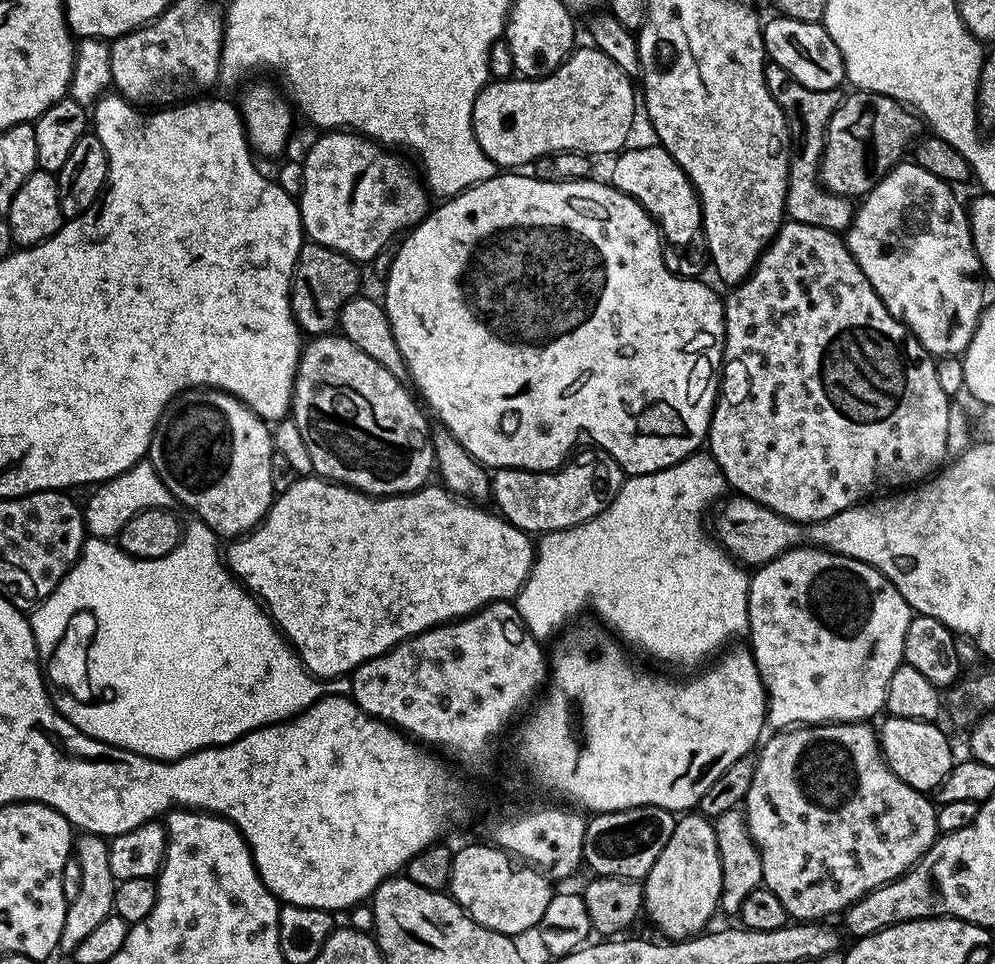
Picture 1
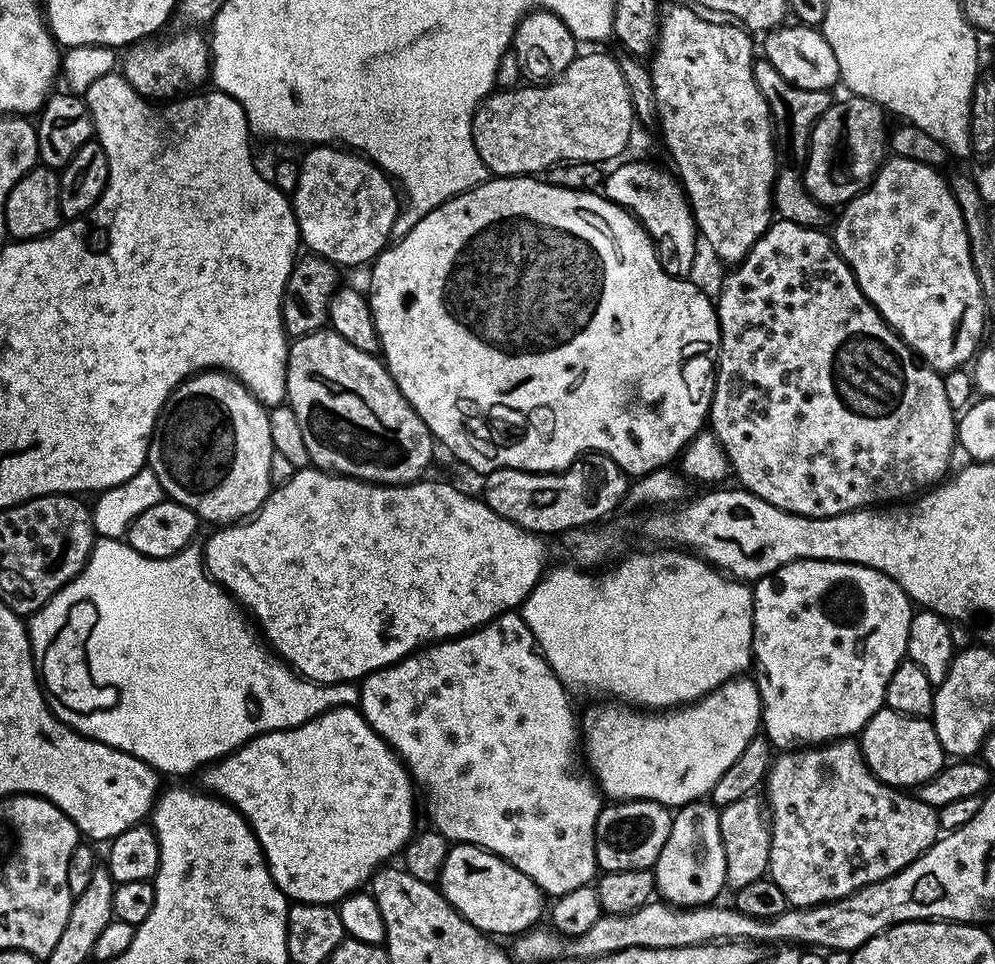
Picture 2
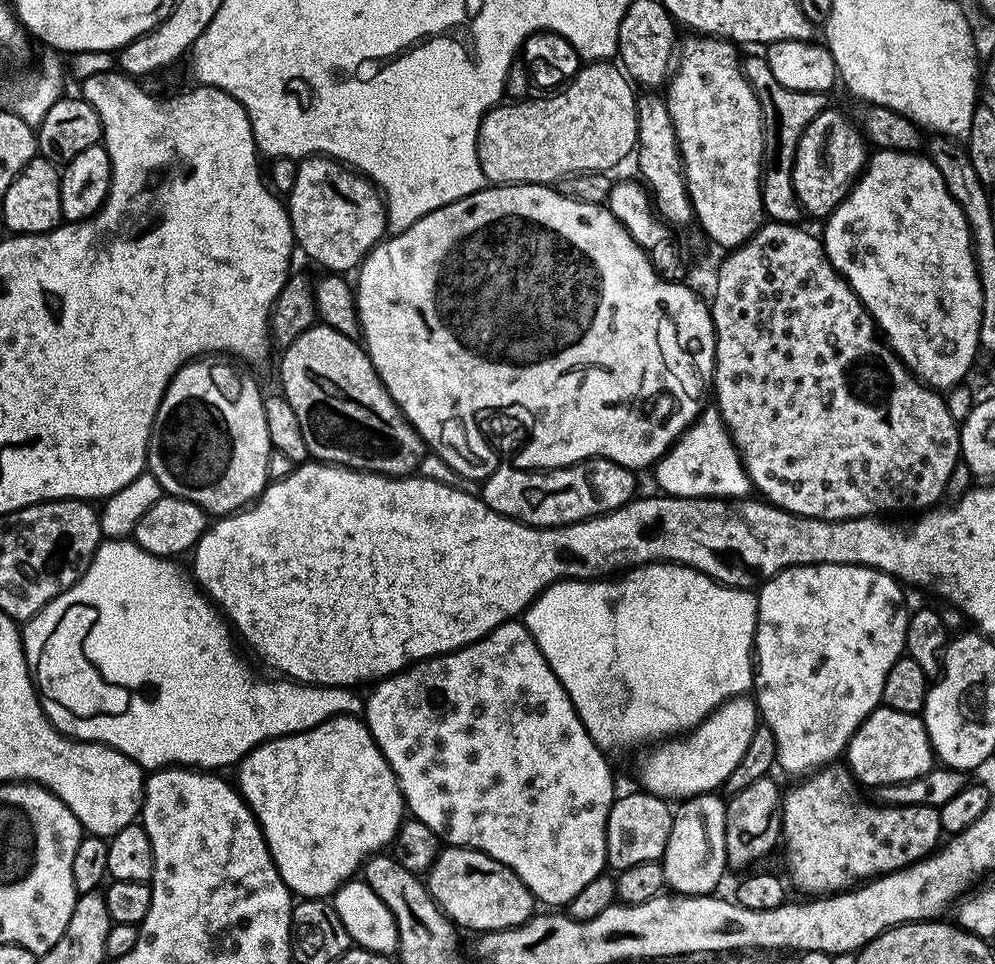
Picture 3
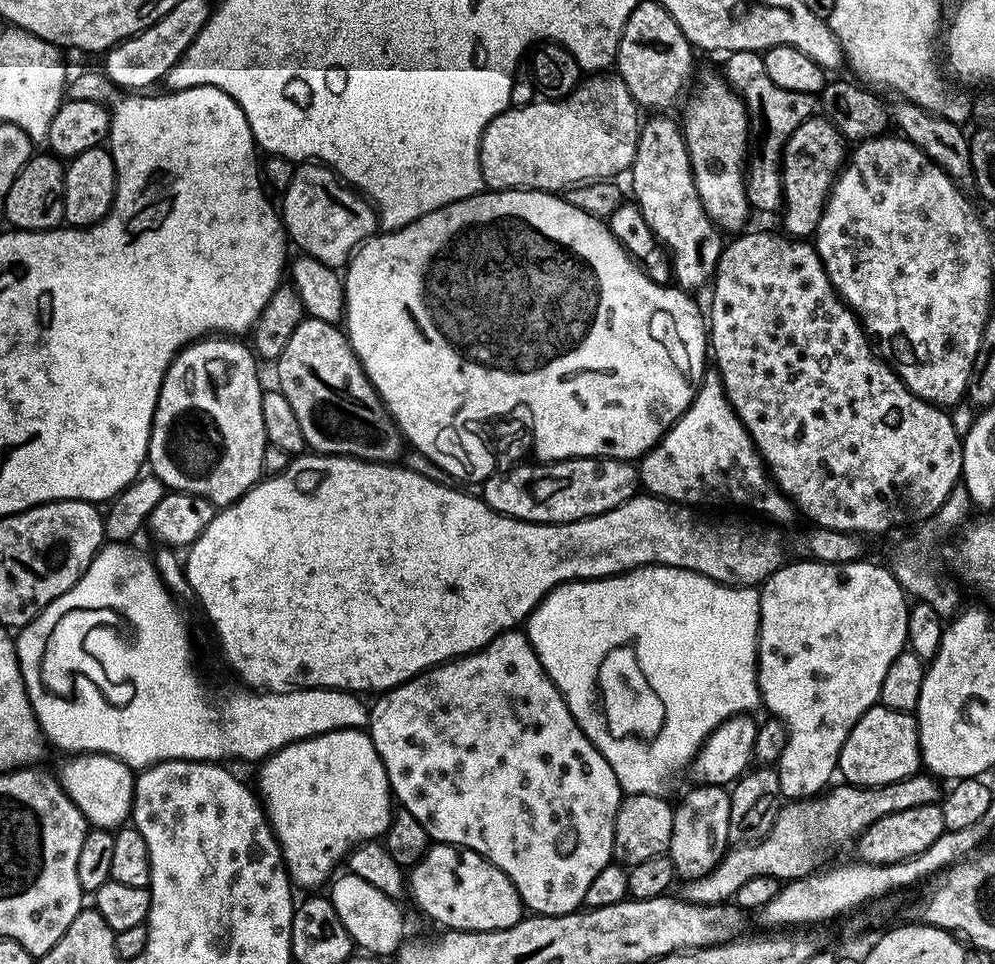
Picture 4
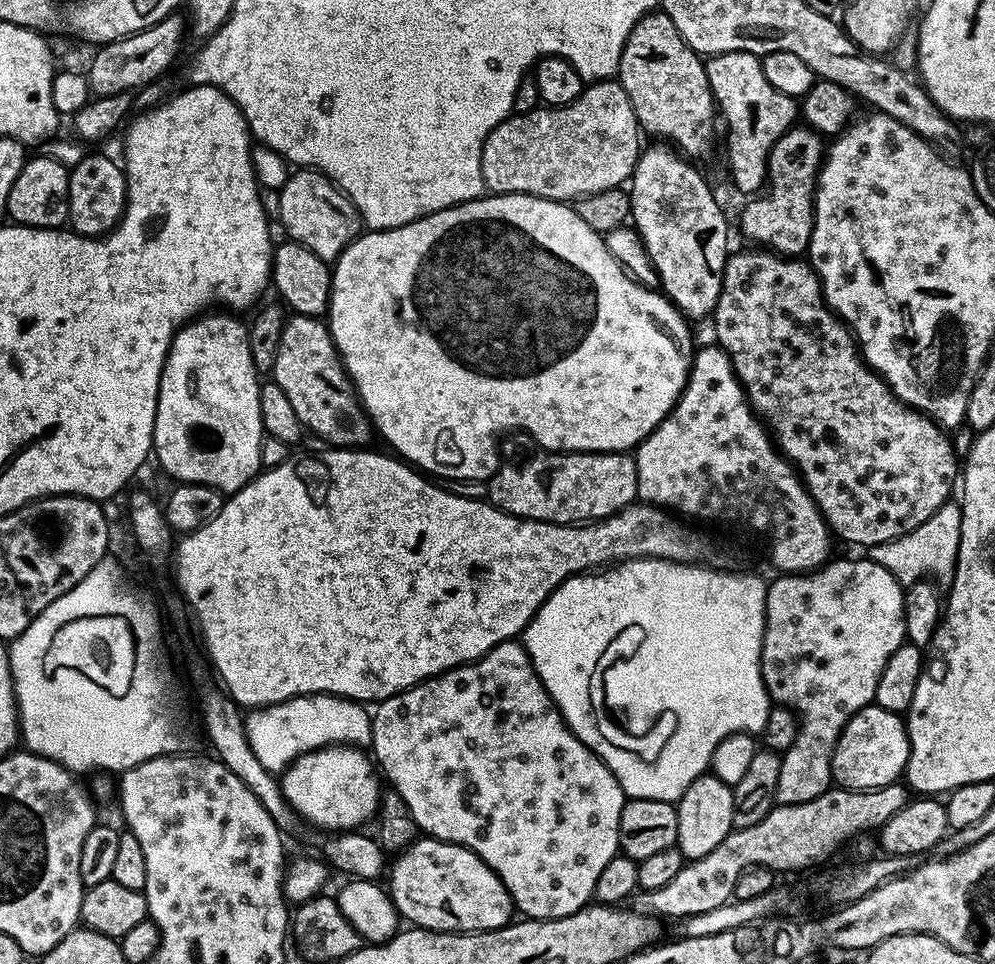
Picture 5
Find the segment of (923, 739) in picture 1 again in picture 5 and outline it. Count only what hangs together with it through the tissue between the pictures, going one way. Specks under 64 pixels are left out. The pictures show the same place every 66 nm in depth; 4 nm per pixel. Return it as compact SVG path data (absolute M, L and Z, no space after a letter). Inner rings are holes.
M875 702L867 704L846 722L832 755L832 779L839 787L866 792L869 788L885 788L905 775L910 758L908 725L899 712L882 710Z

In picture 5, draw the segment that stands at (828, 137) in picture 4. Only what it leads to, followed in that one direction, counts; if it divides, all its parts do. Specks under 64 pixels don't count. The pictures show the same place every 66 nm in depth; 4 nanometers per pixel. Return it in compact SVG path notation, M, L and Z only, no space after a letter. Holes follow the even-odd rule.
M793 126L788 129L786 134L782 134L782 138L778 138L778 142L774 142L768 155L766 191L751 197L745 203L748 205L740 212L741 234L746 239L753 240L756 243L753 245L764 250L771 250L781 256L796 258L807 253L816 213L816 177L820 175L820 167L824 165L825 155L825 141L820 133L813 132L807 126Z

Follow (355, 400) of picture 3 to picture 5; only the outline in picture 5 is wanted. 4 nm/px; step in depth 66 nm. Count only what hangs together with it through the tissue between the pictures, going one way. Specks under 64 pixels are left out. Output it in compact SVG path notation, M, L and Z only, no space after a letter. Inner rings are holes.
M293 315L285 319L278 358L270 373L271 379L290 398L294 411L309 433L321 436L328 446L364 448L374 440L374 429L364 411L348 371L340 360L340 352L323 319L315 316Z

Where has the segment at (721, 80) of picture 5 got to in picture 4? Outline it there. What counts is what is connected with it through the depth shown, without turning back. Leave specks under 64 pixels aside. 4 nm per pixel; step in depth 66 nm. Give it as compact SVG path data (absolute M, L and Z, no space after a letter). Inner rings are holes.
M742 50L729 52L724 64L723 79L744 102L748 112L750 136L754 143L746 156L744 169L744 185L749 209L760 212L779 213L784 206L784 187L780 173L780 159L784 153L786 142L802 122L813 116L818 108L818 100L811 92L798 90L782 90L782 86L774 86L770 82L770 74L766 74L764 57L761 53Z

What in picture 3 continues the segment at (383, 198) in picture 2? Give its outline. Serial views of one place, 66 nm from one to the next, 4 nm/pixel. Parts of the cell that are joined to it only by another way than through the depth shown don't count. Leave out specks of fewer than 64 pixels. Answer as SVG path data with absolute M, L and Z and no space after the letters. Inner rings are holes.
M309 156L297 163L294 190L286 193L286 207L295 247L332 274L359 269L364 257L386 236L388 213L379 188L327 156Z

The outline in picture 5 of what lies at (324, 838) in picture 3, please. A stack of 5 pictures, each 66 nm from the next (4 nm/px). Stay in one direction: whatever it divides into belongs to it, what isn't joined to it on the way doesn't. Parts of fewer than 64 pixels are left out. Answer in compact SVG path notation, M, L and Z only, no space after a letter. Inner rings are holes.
M334 744L302 754L289 764L279 777L280 792L300 815L301 821L308 823L309 820L320 828L336 828L332 830L356 830L367 820L369 823L379 809L382 784L378 776L376 781L375 775L367 751L347 744Z

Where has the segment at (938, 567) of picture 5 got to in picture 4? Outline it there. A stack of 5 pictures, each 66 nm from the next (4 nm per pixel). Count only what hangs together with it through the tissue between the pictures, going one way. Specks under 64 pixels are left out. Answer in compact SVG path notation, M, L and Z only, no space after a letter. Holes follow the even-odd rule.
M963 482L956 484L950 494L946 496L946 502L921 527L923 529L917 534L916 540L904 541L895 552L892 561L890 561L892 573L896 581L902 586L905 595L933 607L937 611L940 620L945 622L955 620L959 616L962 603L960 604L960 596L955 586L948 584L944 588L939 574L934 570L932 564L933 543L937 538L952 533L957 527L957 530L963 527L971 517L970 510L972 511L973 506L969 491L966 490Z

